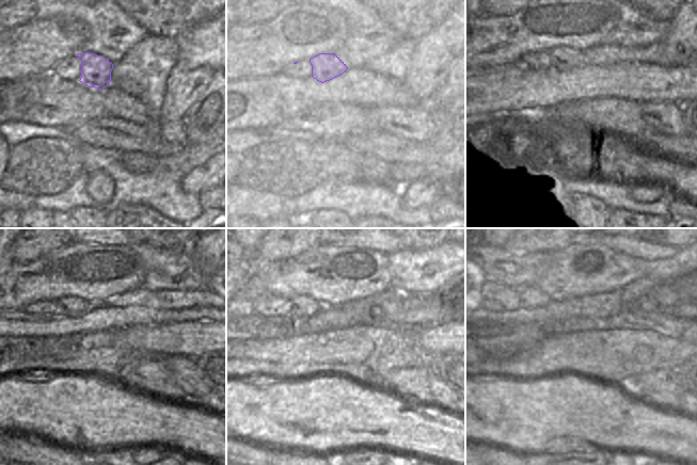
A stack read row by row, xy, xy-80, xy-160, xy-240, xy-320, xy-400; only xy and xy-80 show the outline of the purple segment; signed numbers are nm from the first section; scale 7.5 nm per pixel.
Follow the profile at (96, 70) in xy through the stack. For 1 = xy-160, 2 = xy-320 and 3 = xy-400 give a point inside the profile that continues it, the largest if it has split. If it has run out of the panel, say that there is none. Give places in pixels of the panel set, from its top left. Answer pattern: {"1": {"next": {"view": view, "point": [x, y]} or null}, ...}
{"1": {"next": {"view": "xy-160", "point": [564, 59]}}, "2": {"next": {"view": "xy-320", "point": [300, 306]}}, "3": {"next": {"view": "xy-400", "point": [529, 298]}}}

